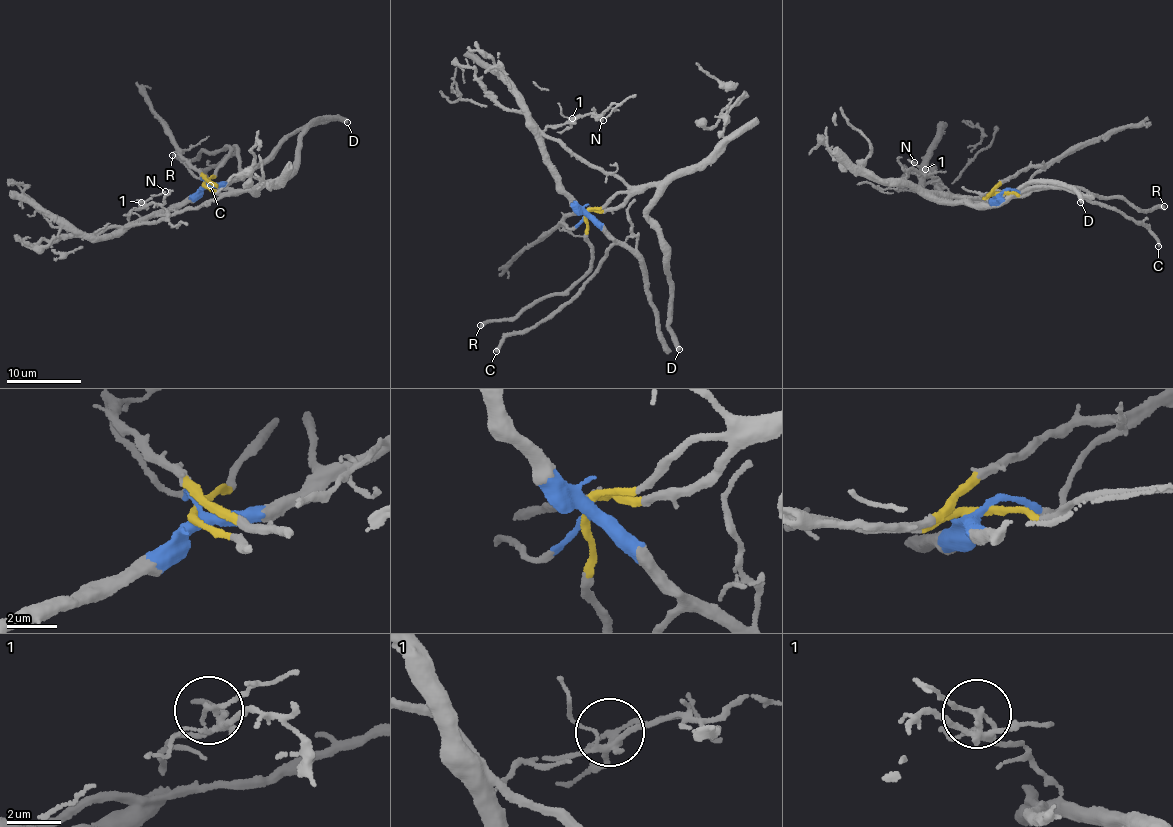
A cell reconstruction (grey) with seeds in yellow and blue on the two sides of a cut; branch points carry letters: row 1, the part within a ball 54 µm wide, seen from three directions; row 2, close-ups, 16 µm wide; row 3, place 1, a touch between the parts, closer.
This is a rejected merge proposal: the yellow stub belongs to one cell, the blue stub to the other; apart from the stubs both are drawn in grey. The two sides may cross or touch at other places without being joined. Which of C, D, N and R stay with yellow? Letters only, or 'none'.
D, R

